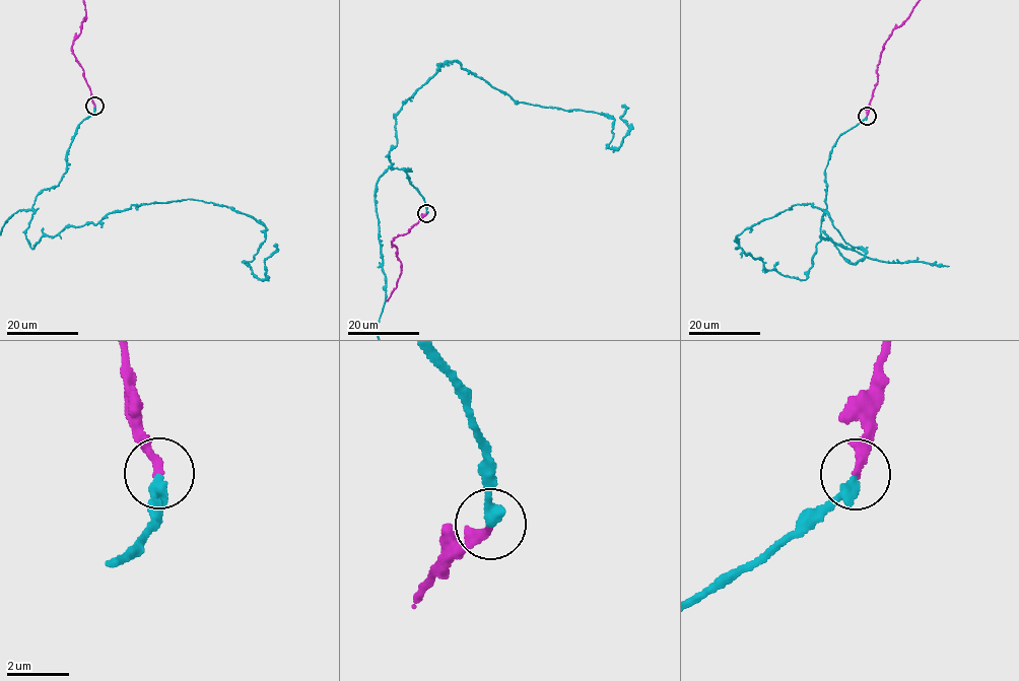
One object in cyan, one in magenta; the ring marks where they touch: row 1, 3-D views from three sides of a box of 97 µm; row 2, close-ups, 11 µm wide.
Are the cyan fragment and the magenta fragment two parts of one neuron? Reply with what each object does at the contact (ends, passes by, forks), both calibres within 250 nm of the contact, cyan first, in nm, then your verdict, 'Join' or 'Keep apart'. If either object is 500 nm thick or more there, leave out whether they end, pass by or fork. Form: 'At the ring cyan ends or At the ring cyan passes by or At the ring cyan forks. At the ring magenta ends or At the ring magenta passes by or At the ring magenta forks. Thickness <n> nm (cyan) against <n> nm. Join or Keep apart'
At the ring cyan ends. At the ring magenta ends. Thickness 360 nm (cyan) against 260 nm. Join

